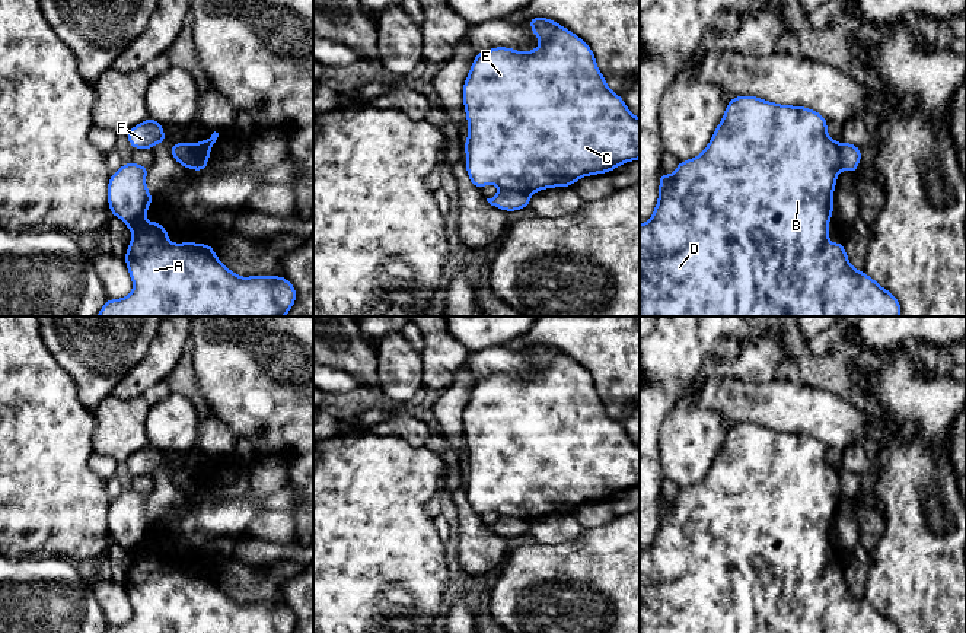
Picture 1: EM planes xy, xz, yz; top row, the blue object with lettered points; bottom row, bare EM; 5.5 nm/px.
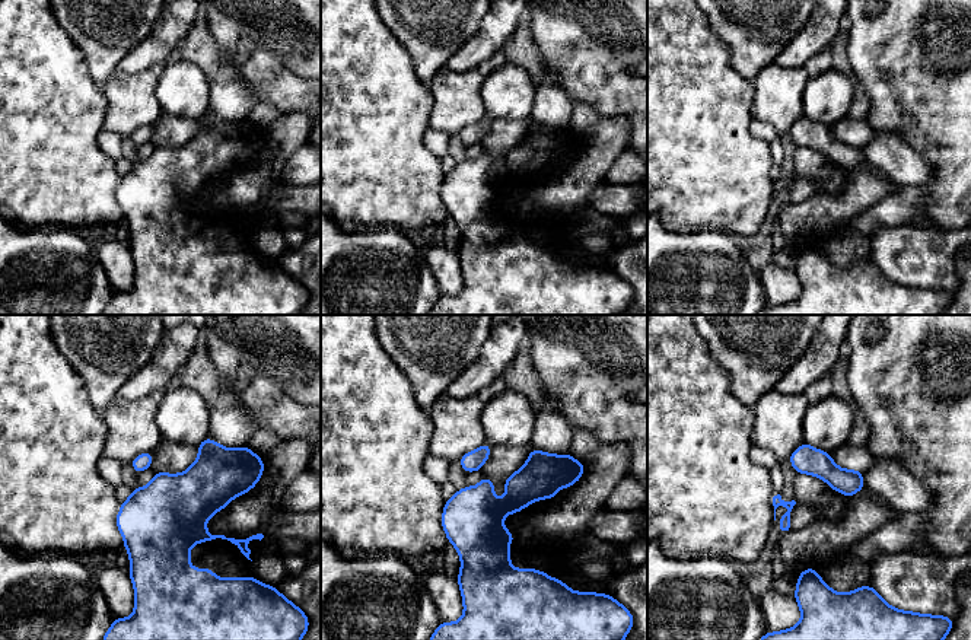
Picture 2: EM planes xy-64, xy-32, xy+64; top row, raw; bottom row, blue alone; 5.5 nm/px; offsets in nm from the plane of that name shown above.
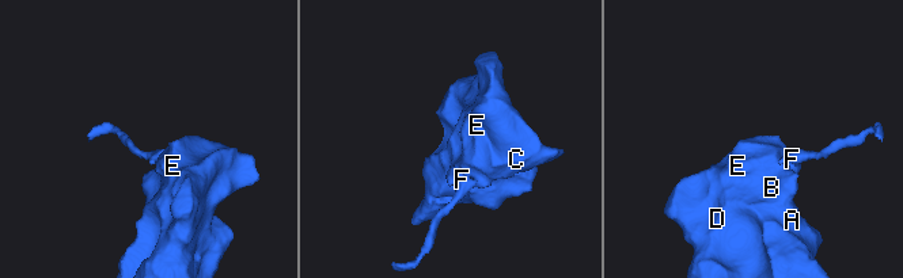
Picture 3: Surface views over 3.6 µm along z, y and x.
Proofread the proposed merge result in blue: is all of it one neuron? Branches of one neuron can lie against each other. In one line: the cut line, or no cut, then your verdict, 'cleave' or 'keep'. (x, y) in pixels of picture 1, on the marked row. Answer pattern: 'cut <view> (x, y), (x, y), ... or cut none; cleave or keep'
cut xz (500, 187), (529, 194); cleave

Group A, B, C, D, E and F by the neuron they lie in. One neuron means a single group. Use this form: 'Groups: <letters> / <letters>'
Groups: A B C D E / F

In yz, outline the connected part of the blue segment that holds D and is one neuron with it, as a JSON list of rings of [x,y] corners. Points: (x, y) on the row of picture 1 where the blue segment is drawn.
[[[736,96],[731,98],[721,123],[717,125],[707,149],[696,158],[679,162],[673,175],[667,176],[660,172],[659,201],[653,211],[651,219],[640,225],[640,316],[900,316],[900,303],[896,296],[884,290],[877,281],[874,281],[864,271],[854,270],[849,264],[844,242],[829,244],[829,219],[833,214],[833,188],[836,185],[836,176],[841,169],[839,144],[833,141],[826,131],[828,120],[819,112],[804,106],[790,106],[772,104],[756,96]]]

